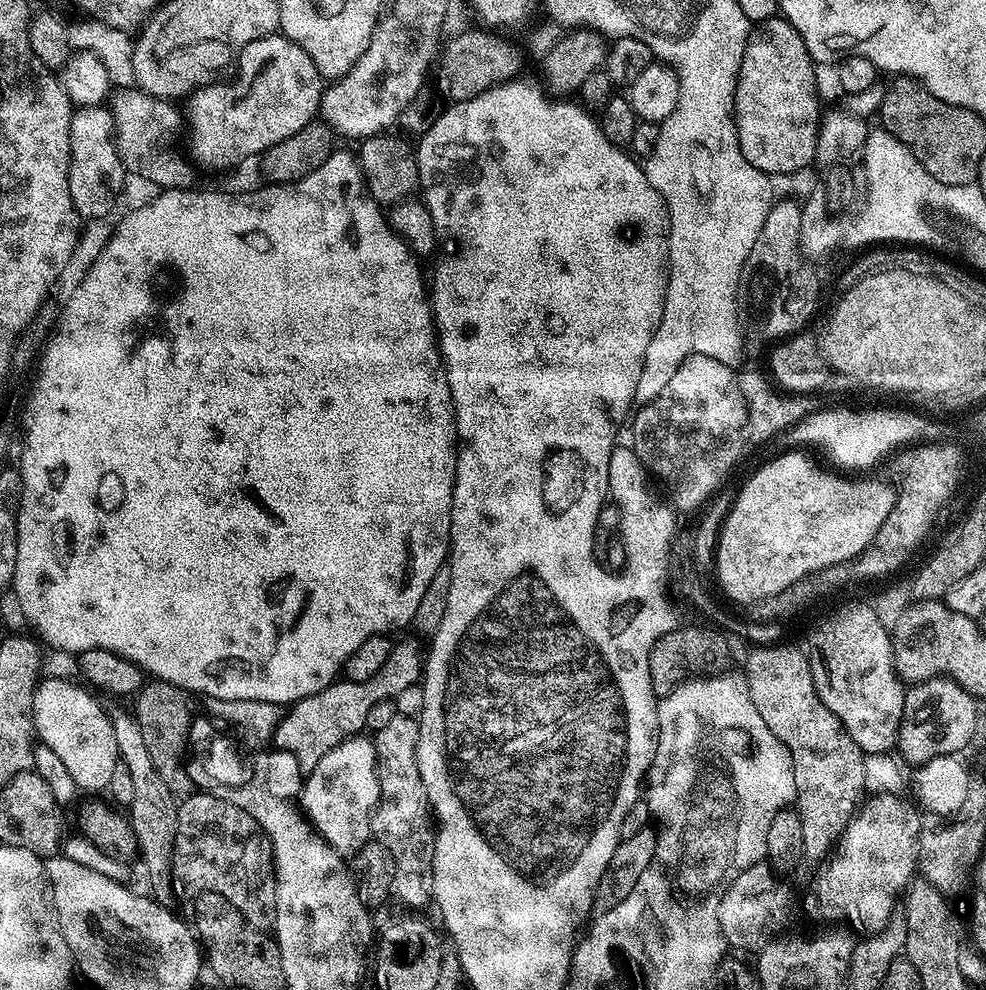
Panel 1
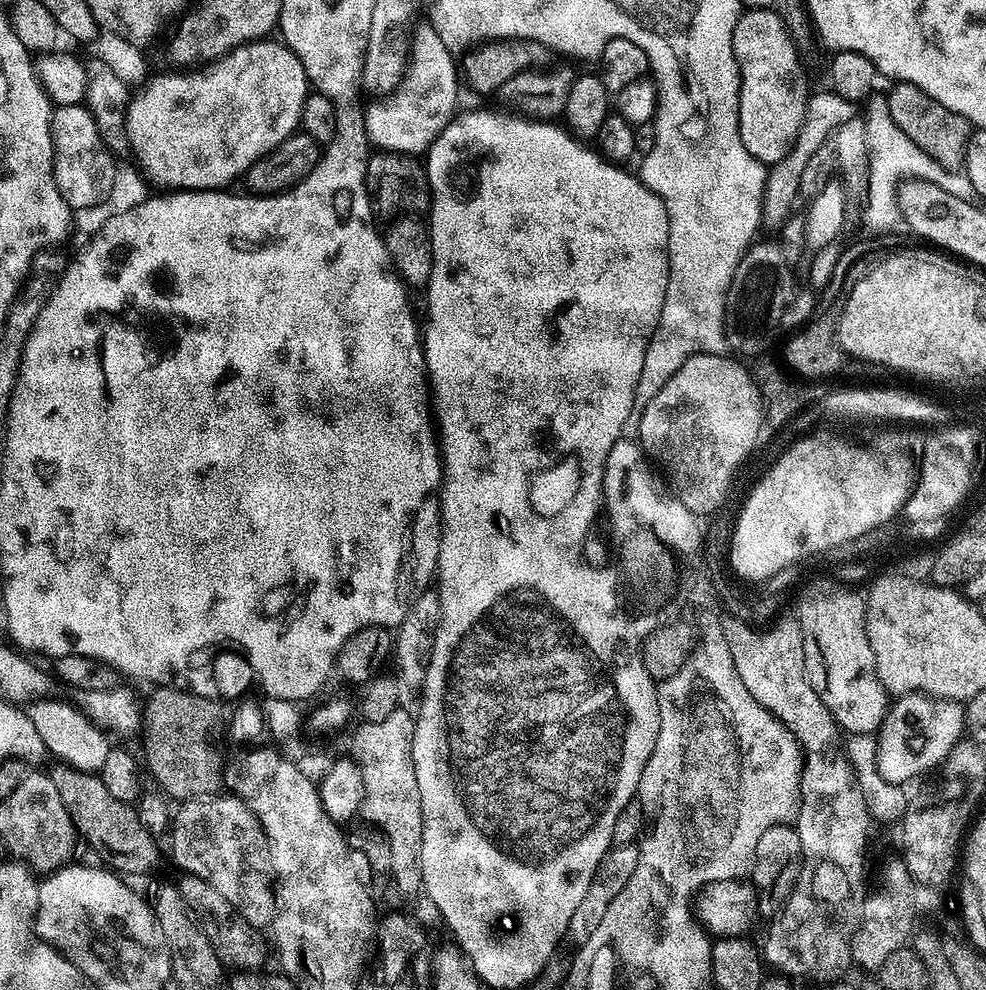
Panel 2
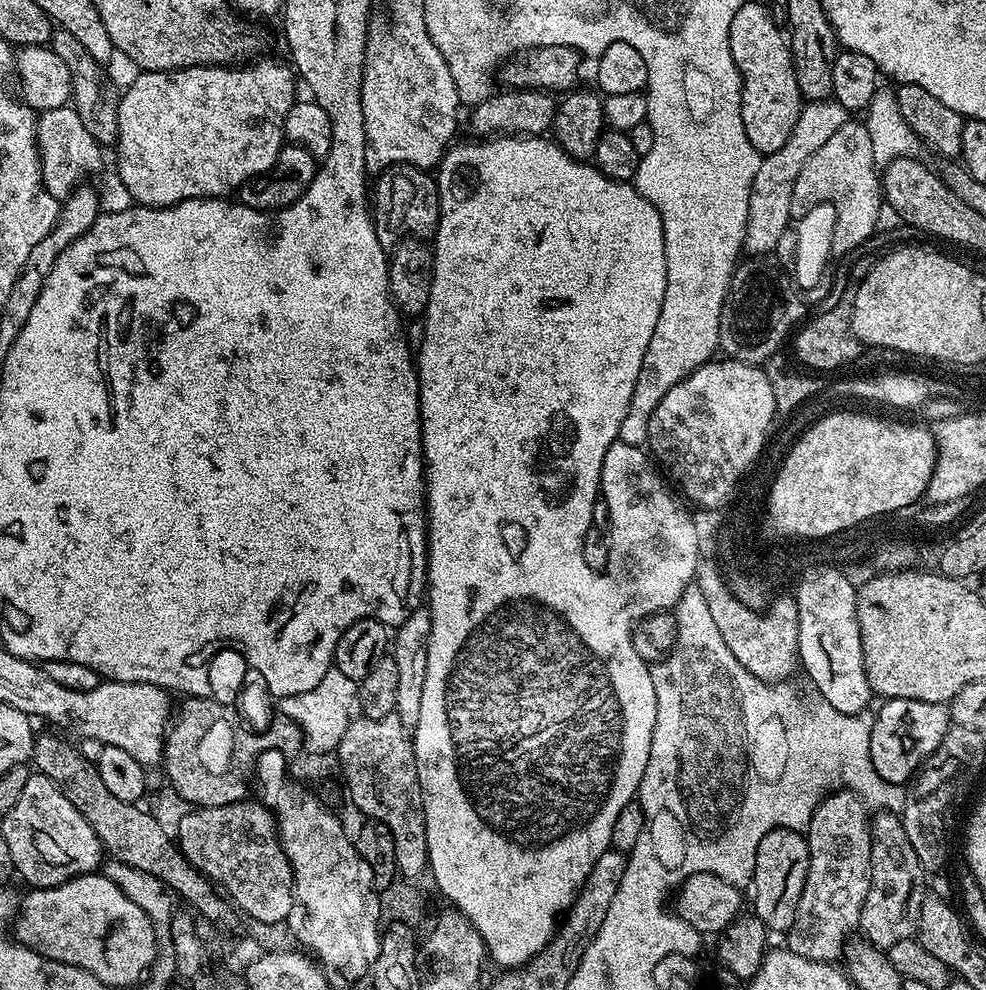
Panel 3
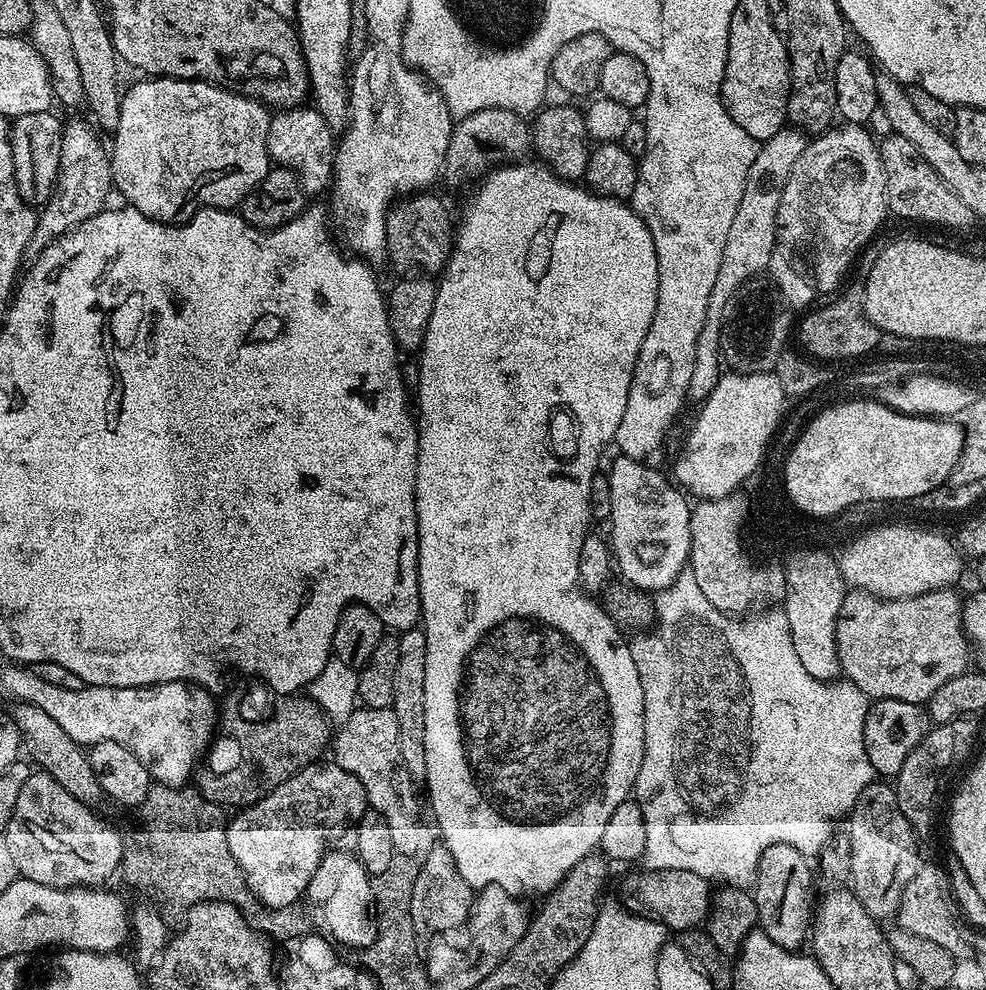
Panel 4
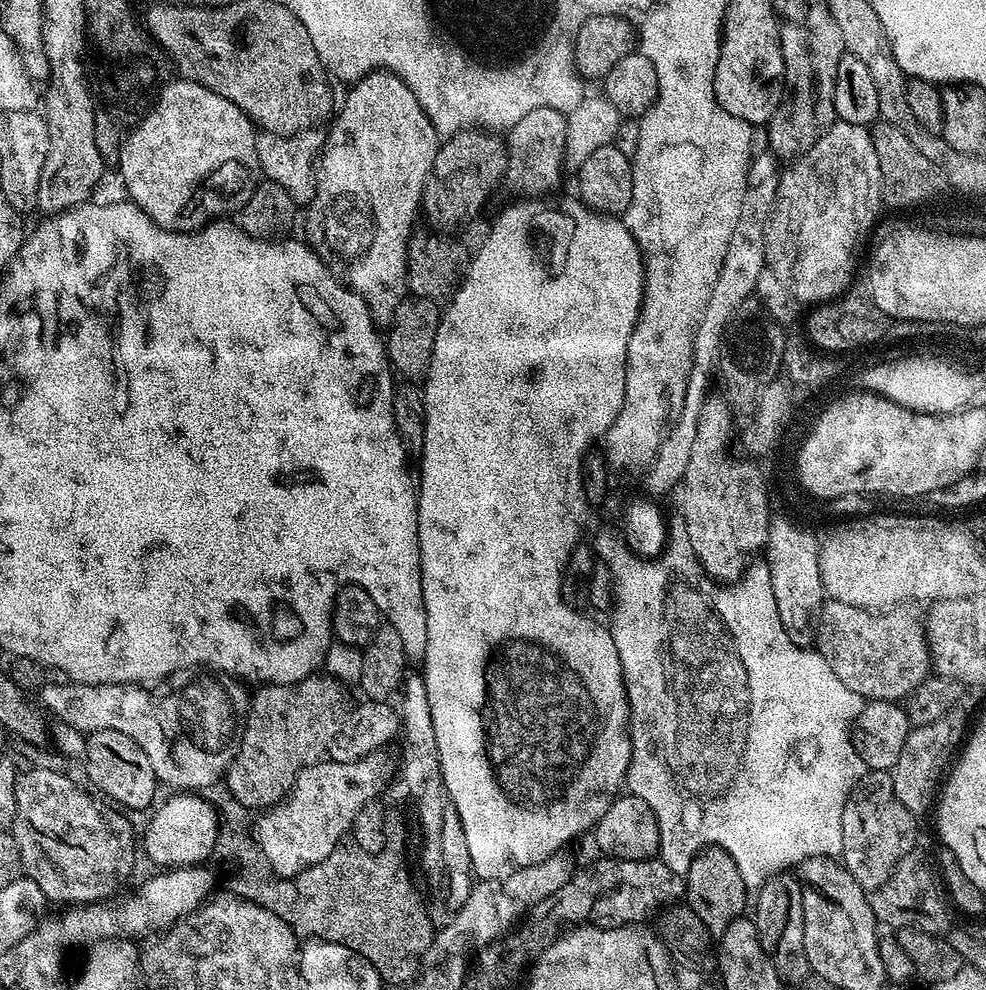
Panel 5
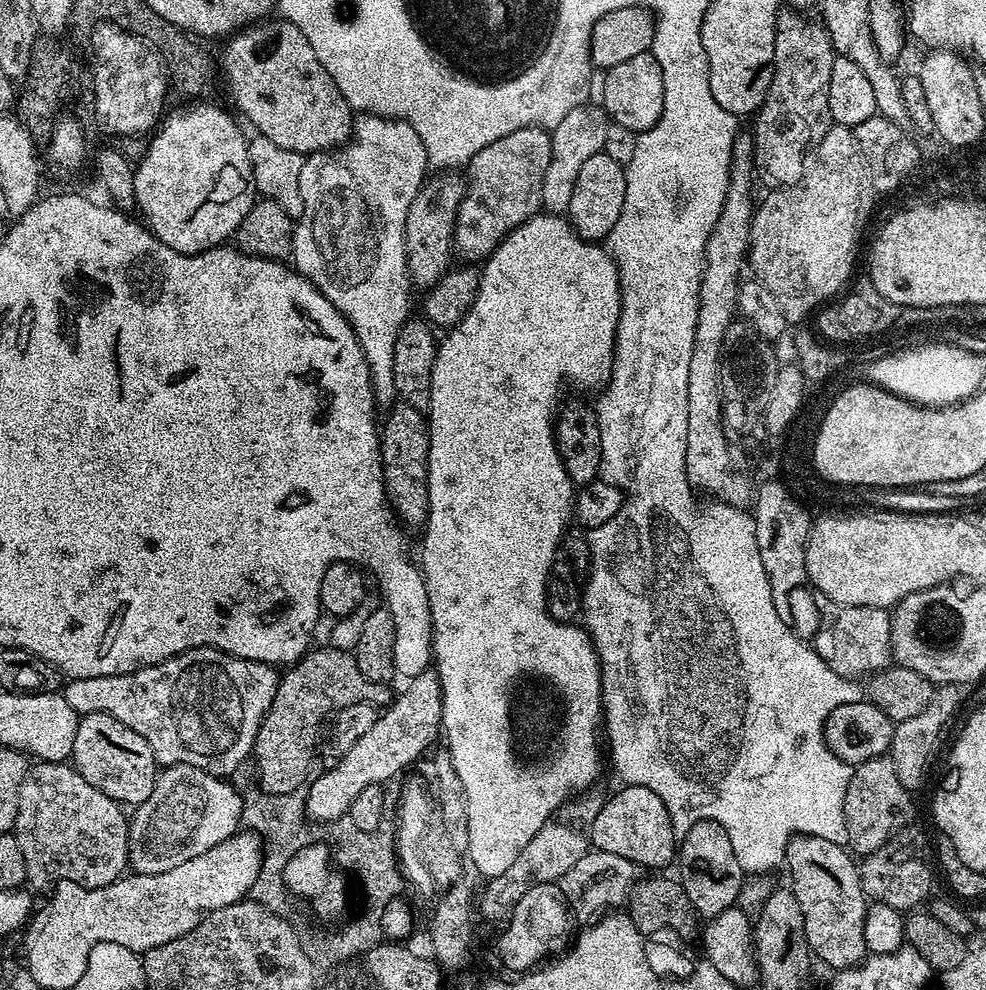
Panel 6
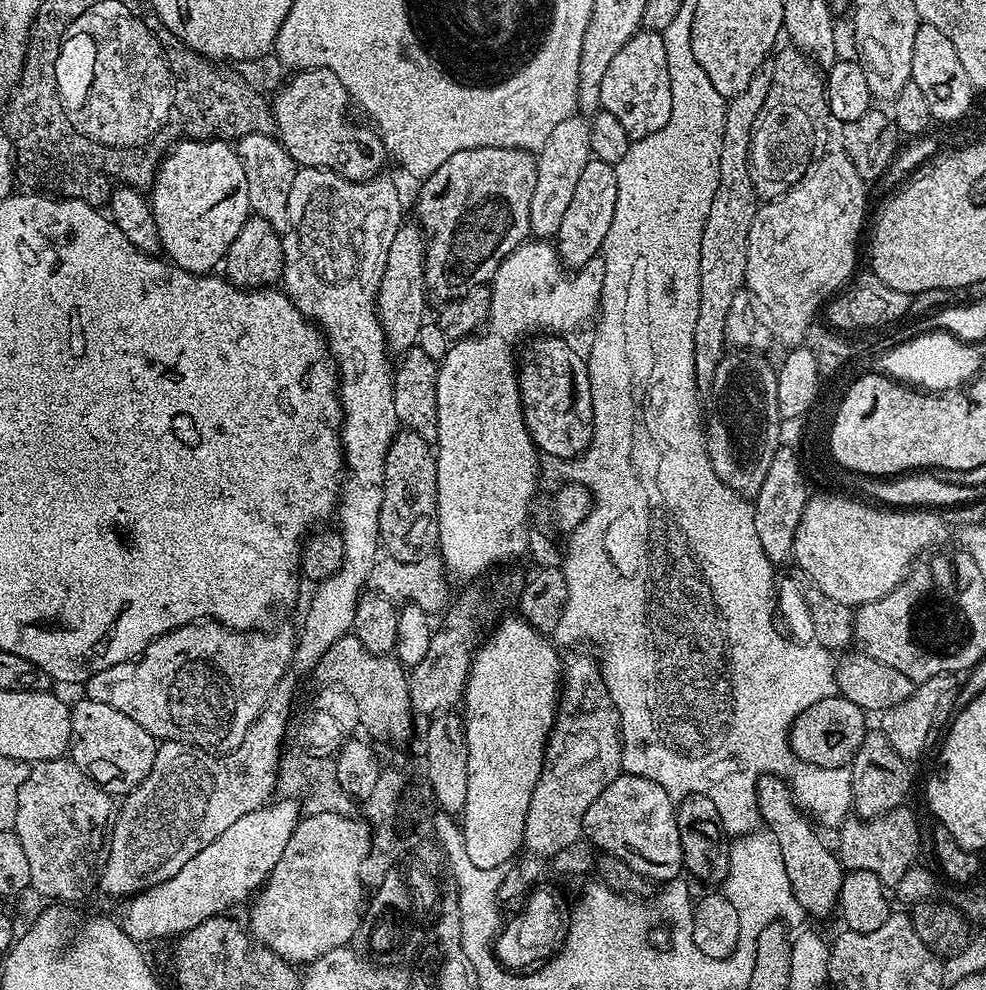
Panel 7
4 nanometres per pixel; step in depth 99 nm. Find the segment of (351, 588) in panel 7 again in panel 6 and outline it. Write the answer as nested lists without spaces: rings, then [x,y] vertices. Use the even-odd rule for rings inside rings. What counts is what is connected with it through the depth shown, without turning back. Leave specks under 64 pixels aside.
[[[360,114],[355,117],[352,139],[347,144],[335,150],[311,153],[300,171],[302,214],[294,224],[291,263],[352,323],[372,375],[372,392],[380,406],[391,405],[397,399],[394,342],[398,342],[398,334],[410,316],[406,214],[429,168],[426,146],[422,146],[422,138],[418,138],[414,126],[404,120]]]

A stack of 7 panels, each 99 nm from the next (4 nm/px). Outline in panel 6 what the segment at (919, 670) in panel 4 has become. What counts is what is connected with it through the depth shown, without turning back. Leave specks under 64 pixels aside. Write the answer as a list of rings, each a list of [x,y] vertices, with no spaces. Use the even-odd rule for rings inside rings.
[[[813,591],[811,595],[812,604],[820,615],[814,647],[826,662],[826,666],[834,670],[834,674],[844,676],[848,680],[856,680],[861,678],[860,676],[868,678],[877,672],[883,672],[893,663],[892,617],[889,609],[846,606],[826,598],[826,594],[818,591]]]

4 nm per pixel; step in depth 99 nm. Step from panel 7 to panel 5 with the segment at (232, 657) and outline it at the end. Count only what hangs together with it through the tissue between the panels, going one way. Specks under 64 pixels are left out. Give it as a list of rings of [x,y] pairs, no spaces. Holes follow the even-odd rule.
[[[196,676],[193,680],[188,680],[181,686],[177,692],[168,692],[164,697],[159,700],[152,692],[147,692],[147,687],[138,684],[73,684],[71,682],[65,683],[65,688],[55,682],[49,683],[47,687],[43,689],[42,697],[44,696],[45,704],[58,716],[57,719],[63,721],[63,723],[70,724],[72,727],[76,727],[83,734],[90,732],[96,732],[99,728],[110,728],[112,730],[118,730],[122,734],[126,734],[130,738],[134,738],[134,742],[138,742],[138,746],[146,754],[146,758],[150,758],[150,762],[154,766],[154,774],[157,781],[161,785],[169,784],[172,790],[205,790],[208,789],[211,784],[217,783],[221,779],[224,767],[228,763],[235,761],[238,756],[238,724],[236,728],[236,712],[232,709],[232,704],[228,701],[228,692],[215,680],[212,676]]]

